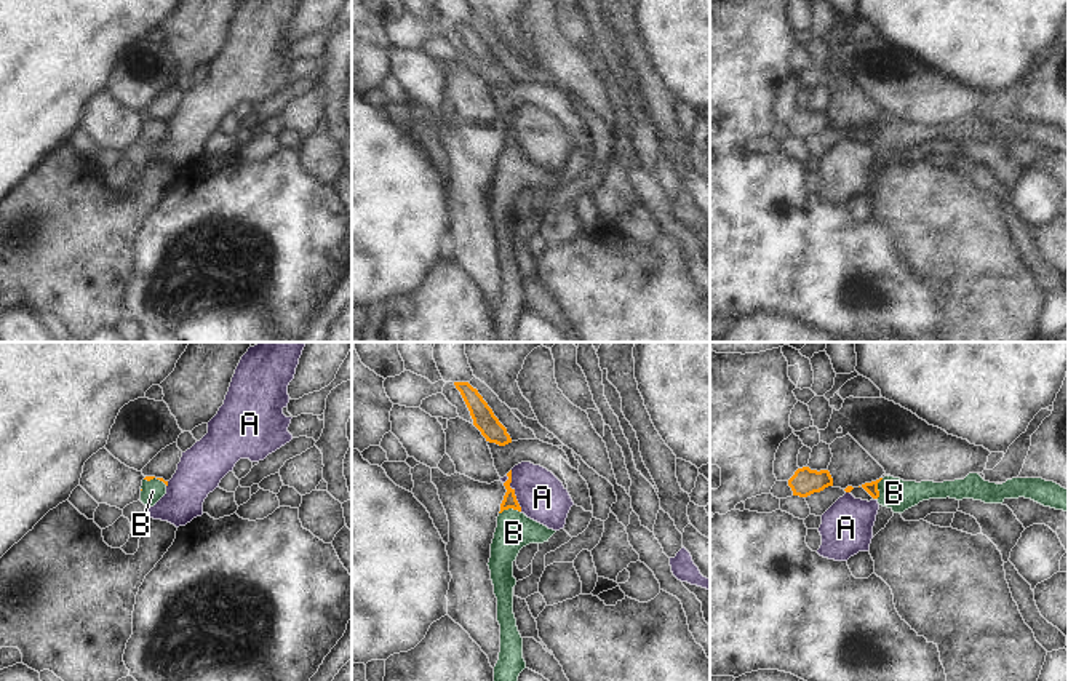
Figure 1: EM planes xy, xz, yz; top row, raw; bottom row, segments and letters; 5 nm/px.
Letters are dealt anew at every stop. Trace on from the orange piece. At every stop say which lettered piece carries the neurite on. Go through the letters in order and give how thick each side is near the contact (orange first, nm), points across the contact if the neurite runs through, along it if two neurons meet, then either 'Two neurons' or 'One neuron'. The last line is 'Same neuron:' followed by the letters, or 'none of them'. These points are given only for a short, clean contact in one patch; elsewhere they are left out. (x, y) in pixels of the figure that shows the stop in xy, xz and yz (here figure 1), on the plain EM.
A: Thickness 70 nm (orange) against 240 nm. Boundary: xz (510, 112), (510, 130), (522, 152). Two neurons
B: Thickness 70 nm (orange) against 180 nm. Path across: xz (509, 143), (509, 149), (514, 173). One neuron
Same neuron: B.

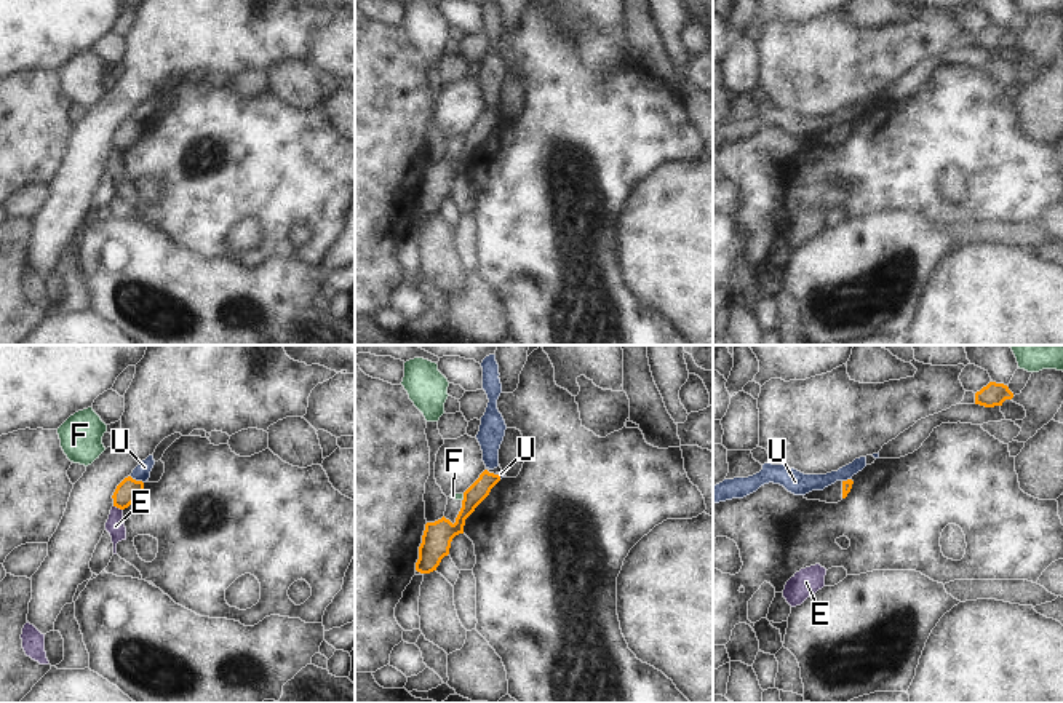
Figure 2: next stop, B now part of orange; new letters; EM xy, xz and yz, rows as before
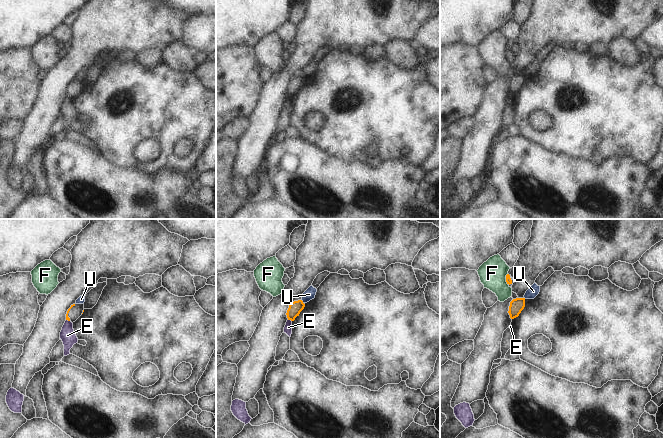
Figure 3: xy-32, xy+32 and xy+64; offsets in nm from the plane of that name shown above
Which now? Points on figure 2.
E: Thickness 110 nm (orange) against 90 nm. Boundary: xy (114, 147), (122, 152). Two neurons
F: Thickness 150 nm (orange) against 30 nm. Boundary: xz (464, 136), (462, 142). Two neurons
U: Thickness 110 nm (orange) against 80 nm. Boundary: xy (130, 119), (143, 125). Two neurons
Same neuron: none of them.

